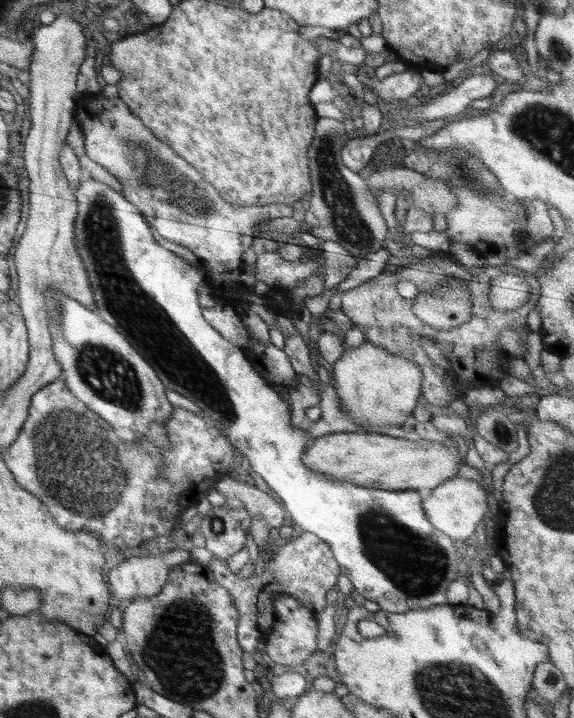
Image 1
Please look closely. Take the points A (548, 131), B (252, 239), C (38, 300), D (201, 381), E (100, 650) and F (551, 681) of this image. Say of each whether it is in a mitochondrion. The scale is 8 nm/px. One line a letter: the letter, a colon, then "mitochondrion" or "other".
A: mitochondrion
B: other
C: other
D: mitochondrion
E: other
F: mitochondrion

